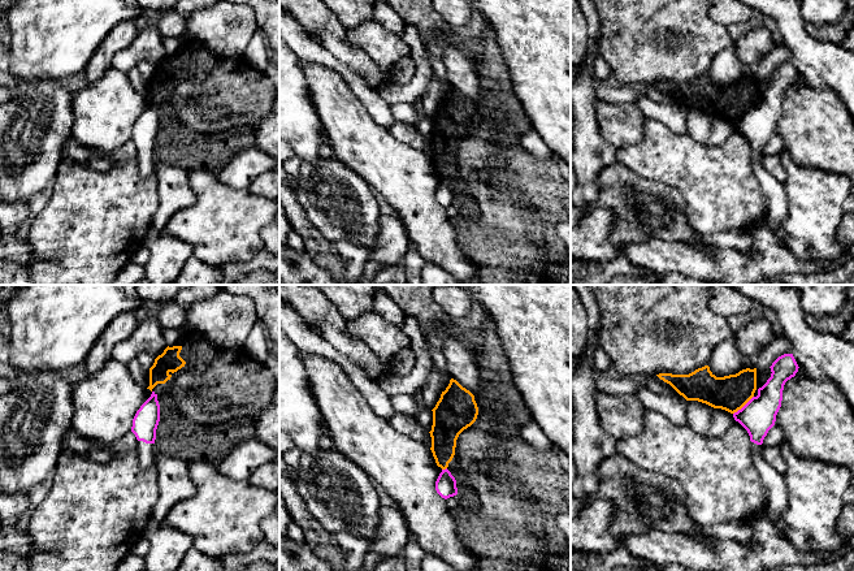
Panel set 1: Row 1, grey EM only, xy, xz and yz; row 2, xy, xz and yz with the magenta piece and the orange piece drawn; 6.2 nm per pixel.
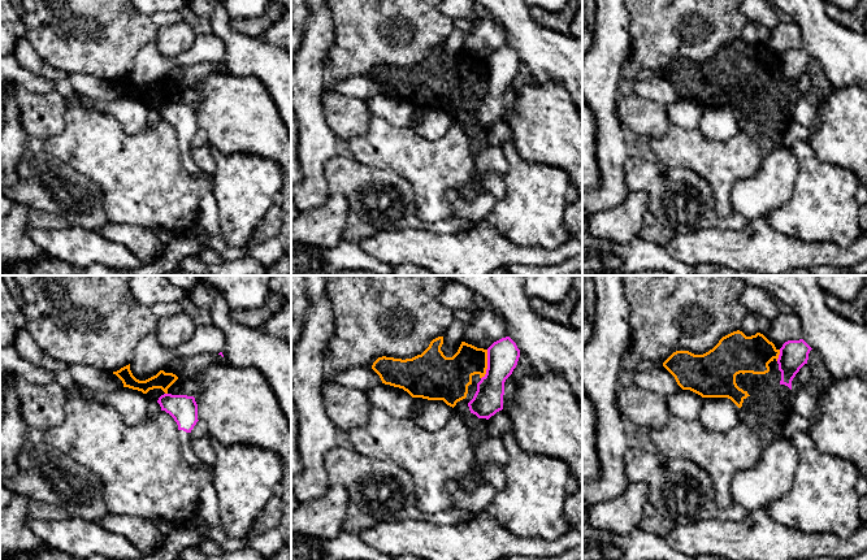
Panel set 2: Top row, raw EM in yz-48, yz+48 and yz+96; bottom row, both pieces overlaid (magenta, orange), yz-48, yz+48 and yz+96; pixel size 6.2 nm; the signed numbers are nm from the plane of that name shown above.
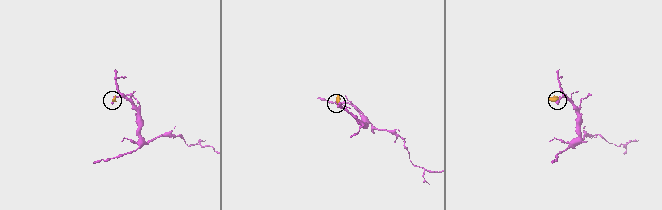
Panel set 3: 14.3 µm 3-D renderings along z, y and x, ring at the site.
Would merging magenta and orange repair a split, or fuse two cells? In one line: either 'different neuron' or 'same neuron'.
different neuron

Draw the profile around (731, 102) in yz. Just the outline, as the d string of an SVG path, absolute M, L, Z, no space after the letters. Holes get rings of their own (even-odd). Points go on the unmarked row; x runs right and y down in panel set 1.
M705 74L689 83L659 82L656 85L686 109L698 109L731 122L741 118L757 99L757 77L716 86L710 75Z

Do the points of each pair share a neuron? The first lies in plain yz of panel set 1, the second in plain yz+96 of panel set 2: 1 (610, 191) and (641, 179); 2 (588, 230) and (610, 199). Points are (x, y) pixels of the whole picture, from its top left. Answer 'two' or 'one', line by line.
1: one
2: two

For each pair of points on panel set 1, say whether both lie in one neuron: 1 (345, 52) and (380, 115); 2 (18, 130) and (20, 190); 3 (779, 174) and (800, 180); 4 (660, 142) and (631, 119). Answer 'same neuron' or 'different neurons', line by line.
1: different neurons
2: same neuron
3: different neurons
4: different neurons

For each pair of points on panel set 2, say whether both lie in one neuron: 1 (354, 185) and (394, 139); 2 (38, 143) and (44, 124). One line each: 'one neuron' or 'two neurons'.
1: two neurons
2: two neurons

